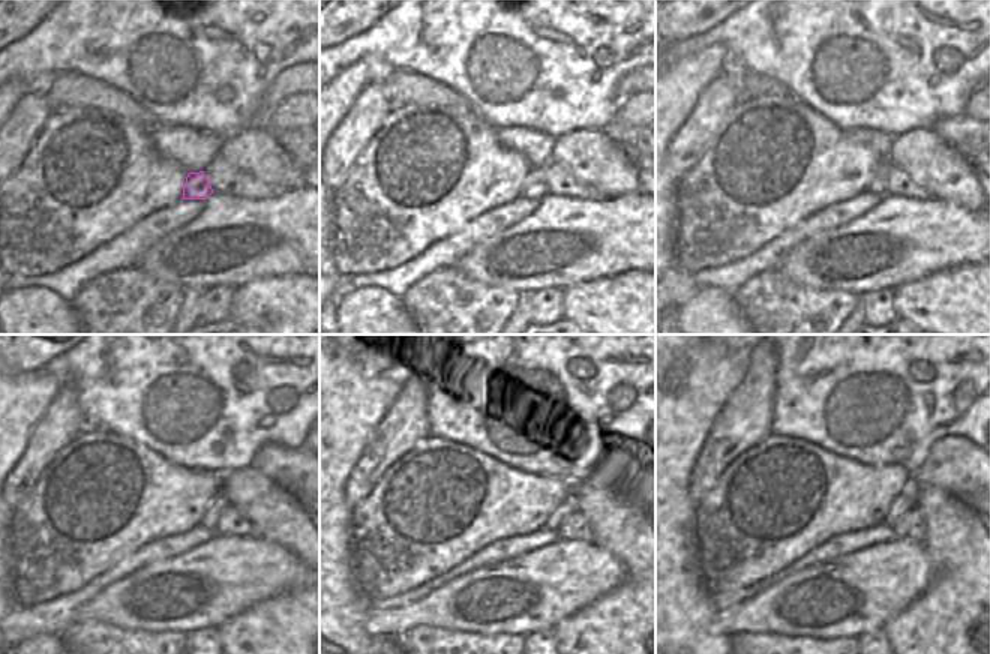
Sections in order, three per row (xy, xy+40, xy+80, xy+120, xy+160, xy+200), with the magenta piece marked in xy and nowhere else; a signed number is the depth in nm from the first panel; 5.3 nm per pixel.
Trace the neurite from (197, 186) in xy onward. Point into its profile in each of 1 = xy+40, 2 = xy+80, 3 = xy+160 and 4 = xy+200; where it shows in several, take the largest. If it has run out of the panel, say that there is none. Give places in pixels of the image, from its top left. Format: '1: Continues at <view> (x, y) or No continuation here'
1: Continues at xy+40 (534, 186)
2: Continues at xy+80 (879, 180)
3: Continues at xy+160 (564, 506)
4: Continues at xy+200 (908, 500)

